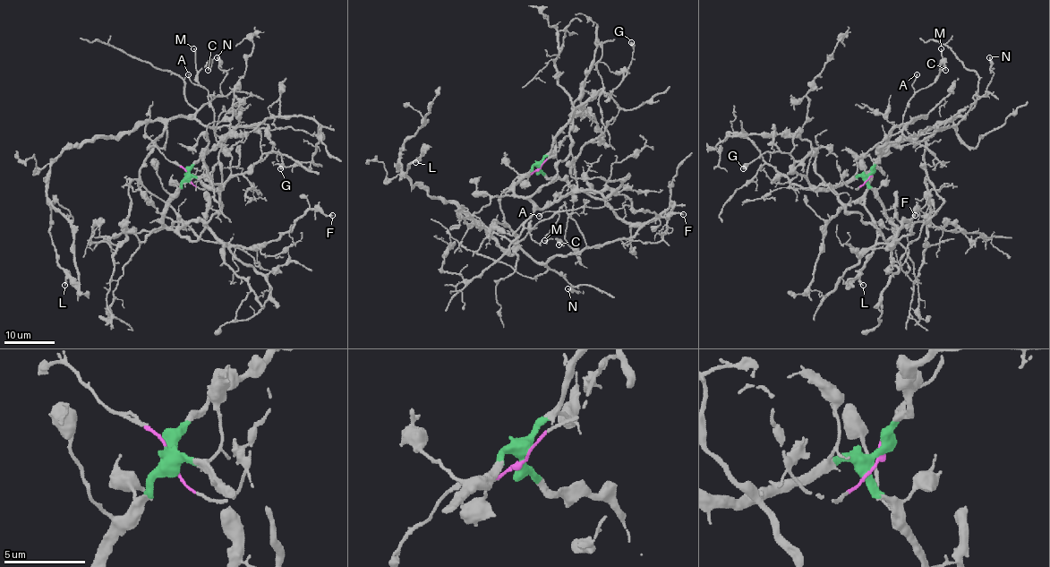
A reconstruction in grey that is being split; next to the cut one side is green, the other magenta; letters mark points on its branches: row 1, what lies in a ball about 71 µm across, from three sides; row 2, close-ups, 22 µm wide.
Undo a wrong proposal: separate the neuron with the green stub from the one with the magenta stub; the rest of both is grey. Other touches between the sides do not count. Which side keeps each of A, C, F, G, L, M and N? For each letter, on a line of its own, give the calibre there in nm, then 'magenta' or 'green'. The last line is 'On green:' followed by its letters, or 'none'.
A: calibre 100 nm; magenta
C: calibre 110 nm; magenta
F: calibre 200 nm; green
G: calibre 500 nm; green
L: calibre 170 nm; magenta
M: calibre 120 nm; magenta
N: calibre 220 nm; magenta
On green: F, G

